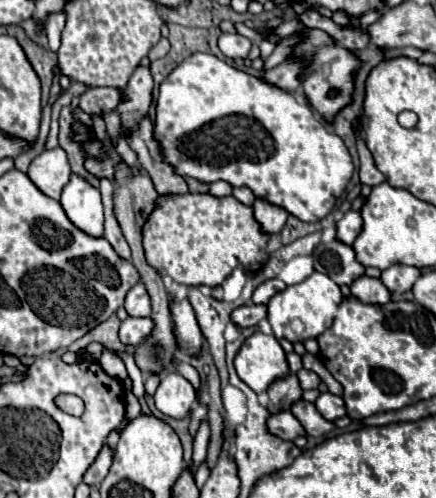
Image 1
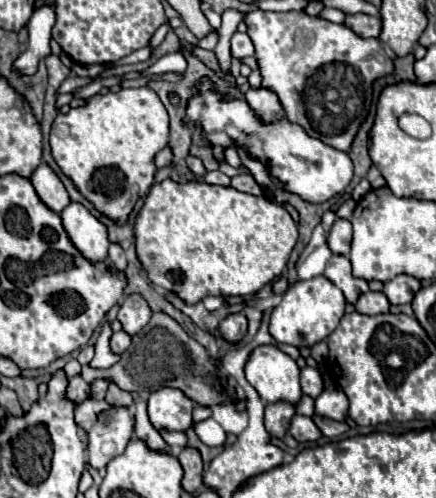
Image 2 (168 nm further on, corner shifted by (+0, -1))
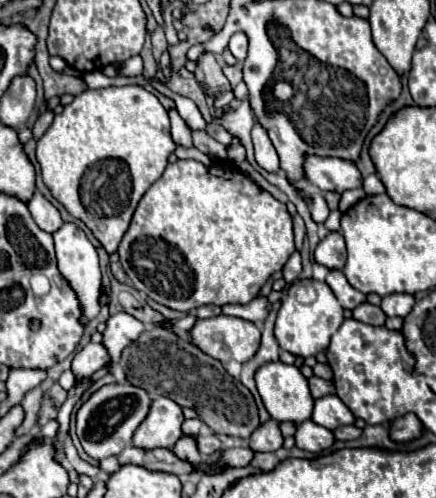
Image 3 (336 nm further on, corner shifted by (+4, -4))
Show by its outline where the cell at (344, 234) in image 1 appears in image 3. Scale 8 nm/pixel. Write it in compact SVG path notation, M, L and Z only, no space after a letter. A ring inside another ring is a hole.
M329 231L329 235L319 241L315 249L315 261L327 269L343 269L345 265L345 239L339 231Z

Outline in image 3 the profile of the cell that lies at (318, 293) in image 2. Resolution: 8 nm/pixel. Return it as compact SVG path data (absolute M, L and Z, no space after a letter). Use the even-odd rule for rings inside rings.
M311 281L311 285L317 291L317 299L309 305L299 303L295 297L297 287L291 285L287 291L287 297L281 301L281 309L279 309L277 321L275 321L275 339L277 339L279 347L283 351L289 351L289 353L301 355L301 357L309 357L309 355L317 355L319 351L325 351L331 335L339 329L339 325L343 321L343 309L341 309L337 297L333 297L333 293L329 293L329 285L325 285L323 281Z

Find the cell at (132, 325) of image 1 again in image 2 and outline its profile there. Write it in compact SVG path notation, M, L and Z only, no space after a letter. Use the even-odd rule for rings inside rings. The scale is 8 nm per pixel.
M123 330L113 332L113 336L109 340L109 348L111 348L113 354L123 354L129 348L129 344L131 344L131 336L127 332L123 332Z

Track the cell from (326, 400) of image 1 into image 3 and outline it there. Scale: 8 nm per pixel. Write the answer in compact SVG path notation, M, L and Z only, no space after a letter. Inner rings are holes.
M335 393L325 395L325 397L319 397L315 401L311 419L317 425L325 427L325 429L335 429L339 425L351 425L355 421L353 413L345 407L345 403Z

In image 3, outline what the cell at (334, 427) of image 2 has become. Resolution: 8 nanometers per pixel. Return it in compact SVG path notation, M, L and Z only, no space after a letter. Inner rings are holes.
M341 425L341 427L333 429L333 435L339 441L351 441L351 439L357 439L361 435L361 429L357 429L355 425Z

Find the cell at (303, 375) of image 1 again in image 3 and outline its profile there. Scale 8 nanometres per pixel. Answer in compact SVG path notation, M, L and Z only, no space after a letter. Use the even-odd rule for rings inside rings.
M313 375L309 379L309 391L311 391L313 399L319 399L319 397L325 397L329 393L335 393L335 387L333 387L331 381L323 381L323 379L319 379L319 377Z

